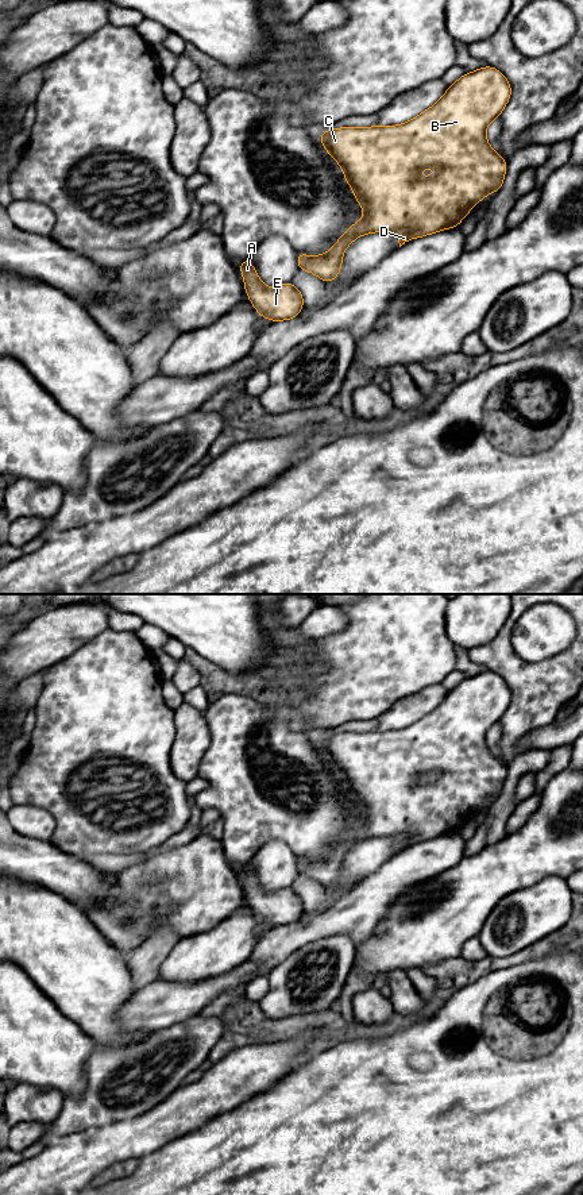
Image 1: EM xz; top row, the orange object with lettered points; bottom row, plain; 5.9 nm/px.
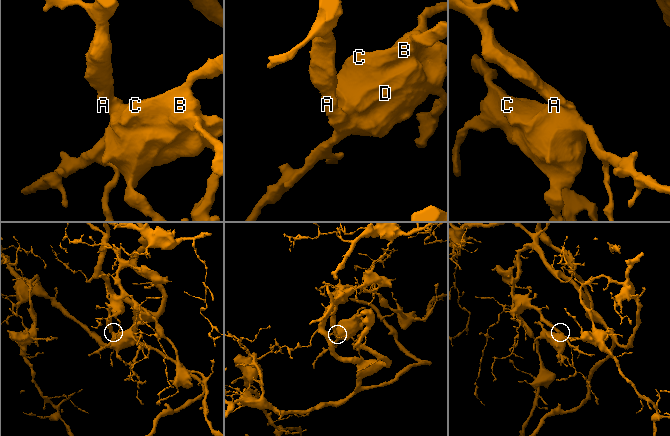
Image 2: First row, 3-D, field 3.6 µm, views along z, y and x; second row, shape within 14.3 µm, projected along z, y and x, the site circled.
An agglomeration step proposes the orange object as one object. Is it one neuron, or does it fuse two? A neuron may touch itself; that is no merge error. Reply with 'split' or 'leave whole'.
leave whole

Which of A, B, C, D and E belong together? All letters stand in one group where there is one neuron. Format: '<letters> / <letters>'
A B C D E

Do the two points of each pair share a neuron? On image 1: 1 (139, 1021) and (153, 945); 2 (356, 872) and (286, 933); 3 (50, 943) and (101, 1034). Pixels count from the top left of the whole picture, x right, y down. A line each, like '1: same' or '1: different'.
1: different
2: different
3: same

